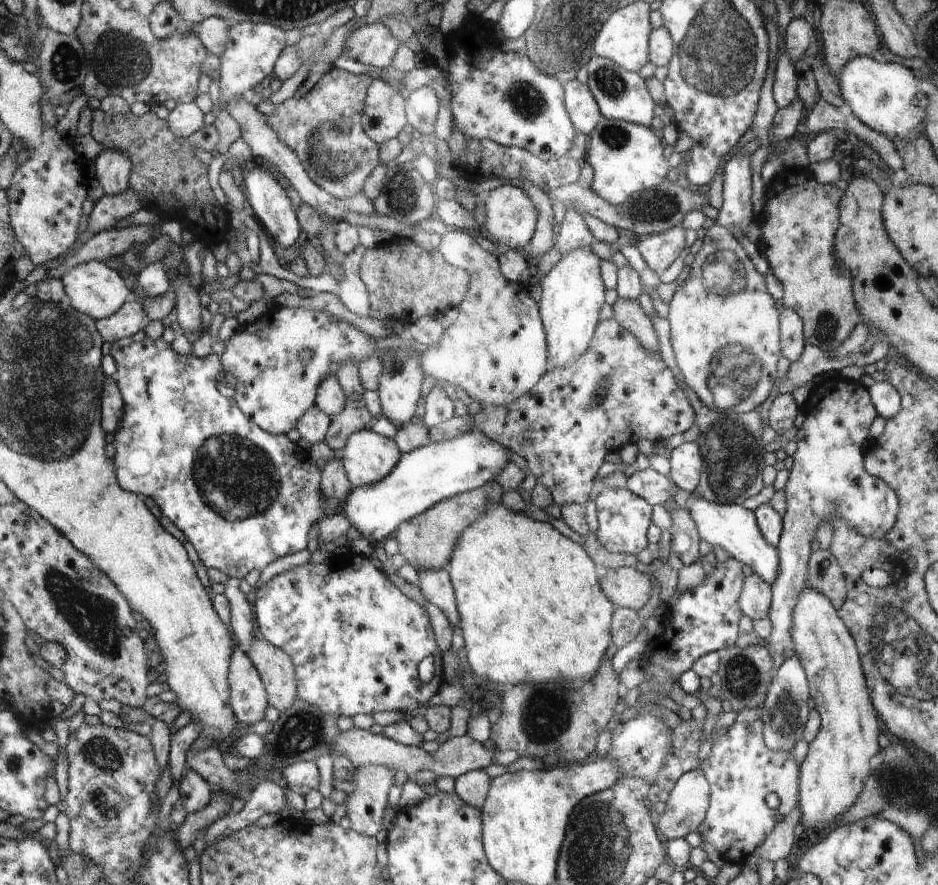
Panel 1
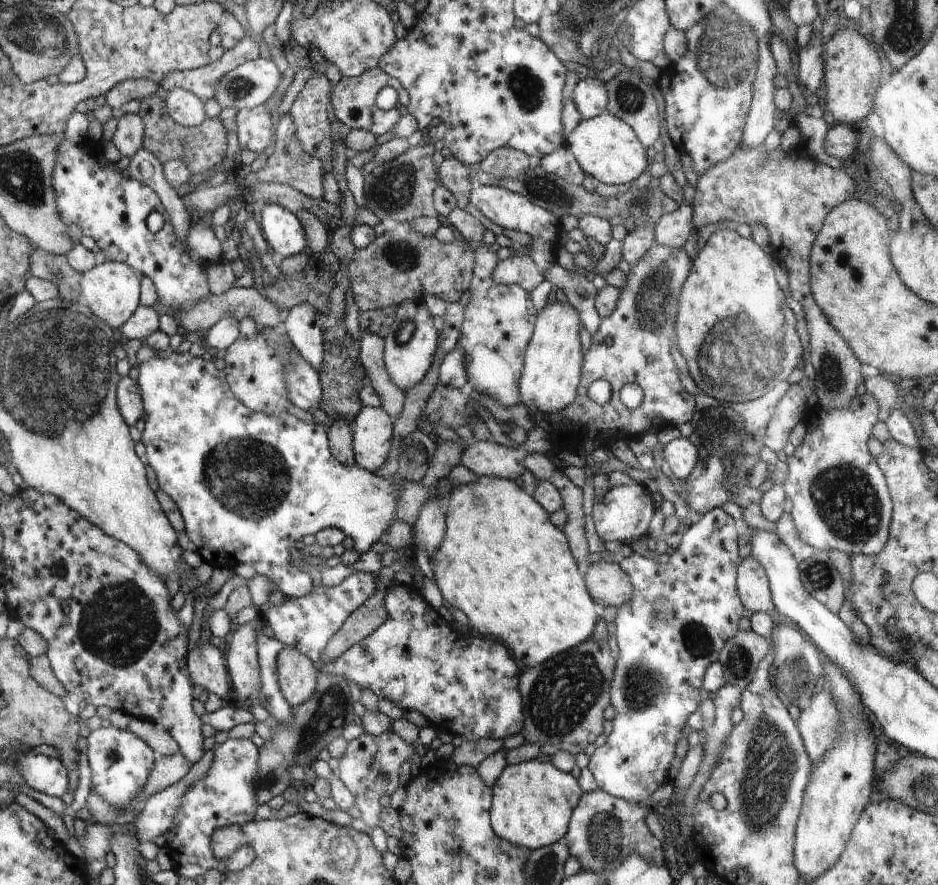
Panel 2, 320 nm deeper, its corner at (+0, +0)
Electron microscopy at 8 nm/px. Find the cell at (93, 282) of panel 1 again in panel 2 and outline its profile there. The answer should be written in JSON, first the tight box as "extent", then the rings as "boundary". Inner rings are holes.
{"extent":[80,259,140,330],"boundary":[[[100,259],[94,268],[82,273],[80,301],[90,307],[98,318],[114,327],[114,330],[120,329],[139,308],[140,278],[127,263]]]}

